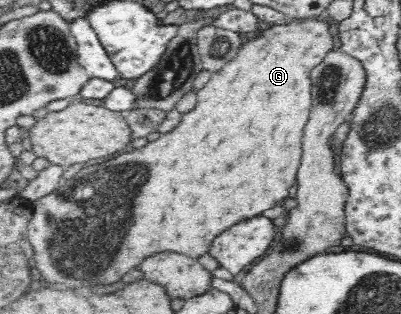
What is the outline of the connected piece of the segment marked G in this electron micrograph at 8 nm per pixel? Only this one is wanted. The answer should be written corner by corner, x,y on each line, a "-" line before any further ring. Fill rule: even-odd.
318,19
302,22
291,21
290,24
284,26
270,25
268,29
262,30
258,37
246,41
238,49
236,57
230,63
227,63
218,71
211,72
208,84
196,94
197,103
194,109
182,113
182,121
176,129
161,134
156,140
150,141
145,146
132,152
104,159
100,164
95,165
95,169
94,167
84,167
79,171
78,179
73,181
63,180
60,187
31,202
32,213
31,221
27,223
27,239
34,252
34,263
38,265
36,269
40,269
40,273
44,275
44,281
46,283
64,283
60,289
72,289
72,285
80,287
78,283
82,279
86,283
86,287
92,289
92,287
98,287
98,285
104,285
104,283
106,285
118,283
120,277
124,277
126,273
130,273
134,269
139,269
142,261
156,255
156,253
176,252
198,260
200,256
209,253
214,237
218,237
222,231
230,229
236,223
240,224
240,221
262,216
266,209
272,209
272,207
276,207
278,201
286,199
290,195
290,187
294,185
294,181
297,179
296,171
298,171
300,165
300,137
302,137
302,129
304,129
304,123
307,122
311,108
313,84
308,73
323,60
326,53
332,50
334,46
332,38
328,23

